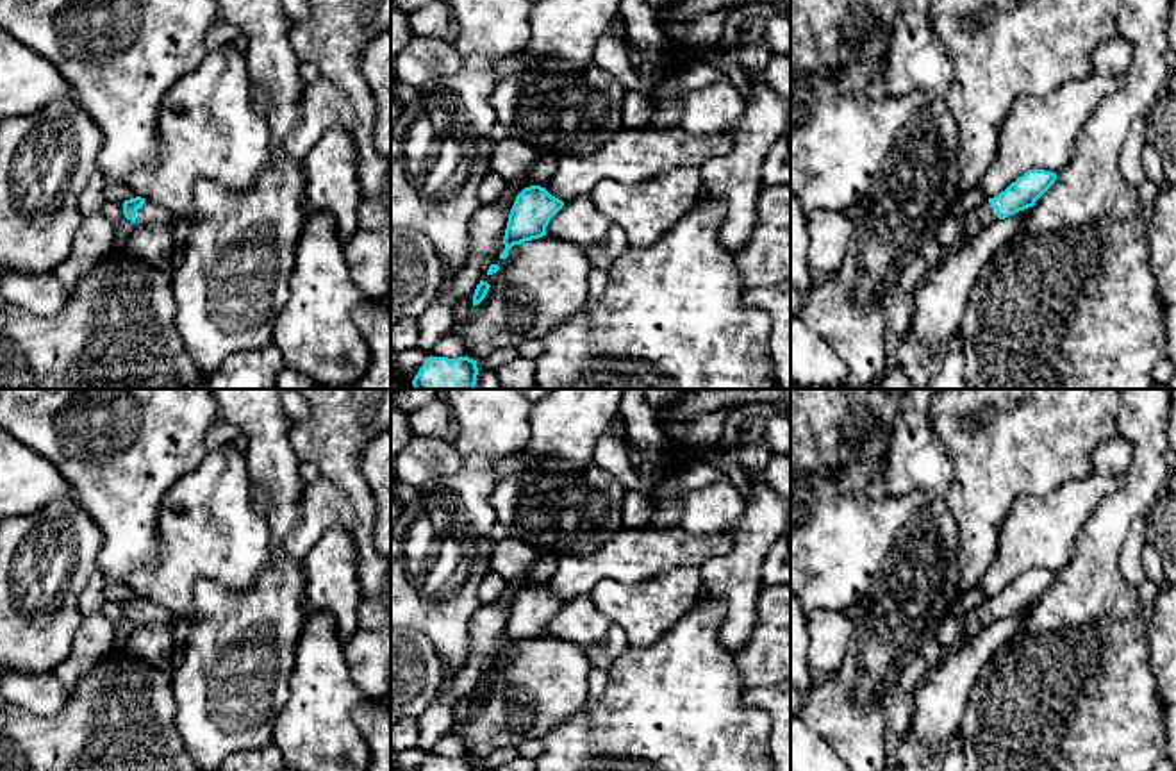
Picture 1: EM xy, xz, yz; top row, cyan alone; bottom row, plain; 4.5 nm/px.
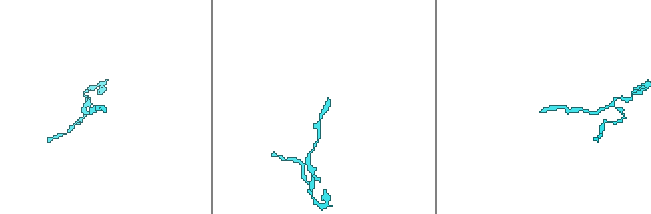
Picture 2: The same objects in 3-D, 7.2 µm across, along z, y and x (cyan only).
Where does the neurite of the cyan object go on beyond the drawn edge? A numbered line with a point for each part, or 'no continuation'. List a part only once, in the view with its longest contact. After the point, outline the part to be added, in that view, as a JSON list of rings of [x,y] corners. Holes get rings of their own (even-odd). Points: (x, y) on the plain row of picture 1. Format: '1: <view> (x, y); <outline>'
1: xy (149, 613); [[[145,600],[145,603],[137,609],[136,614],[136,625],[145,625],[145,623],[159,623],[164,626],[173,626],[175,618],[162,607]]]

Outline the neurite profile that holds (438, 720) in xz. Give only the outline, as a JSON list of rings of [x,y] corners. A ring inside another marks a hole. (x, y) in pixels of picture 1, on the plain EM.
[[[439,653],[439,660],[443,664],[443,684],[437,694],[437,701],[430,705],[418,721],[418,748],[430,753],[435,742],[450,732],[453,725],[453,707],[448,703],[448,694],[453,687],[455,673],[448,667],[443,655]]]

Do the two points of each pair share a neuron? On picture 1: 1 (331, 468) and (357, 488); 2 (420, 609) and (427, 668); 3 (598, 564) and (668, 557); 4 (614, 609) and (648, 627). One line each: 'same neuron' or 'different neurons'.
1: same neuron
2: different neurons
3: same neuron
4: same neuron

